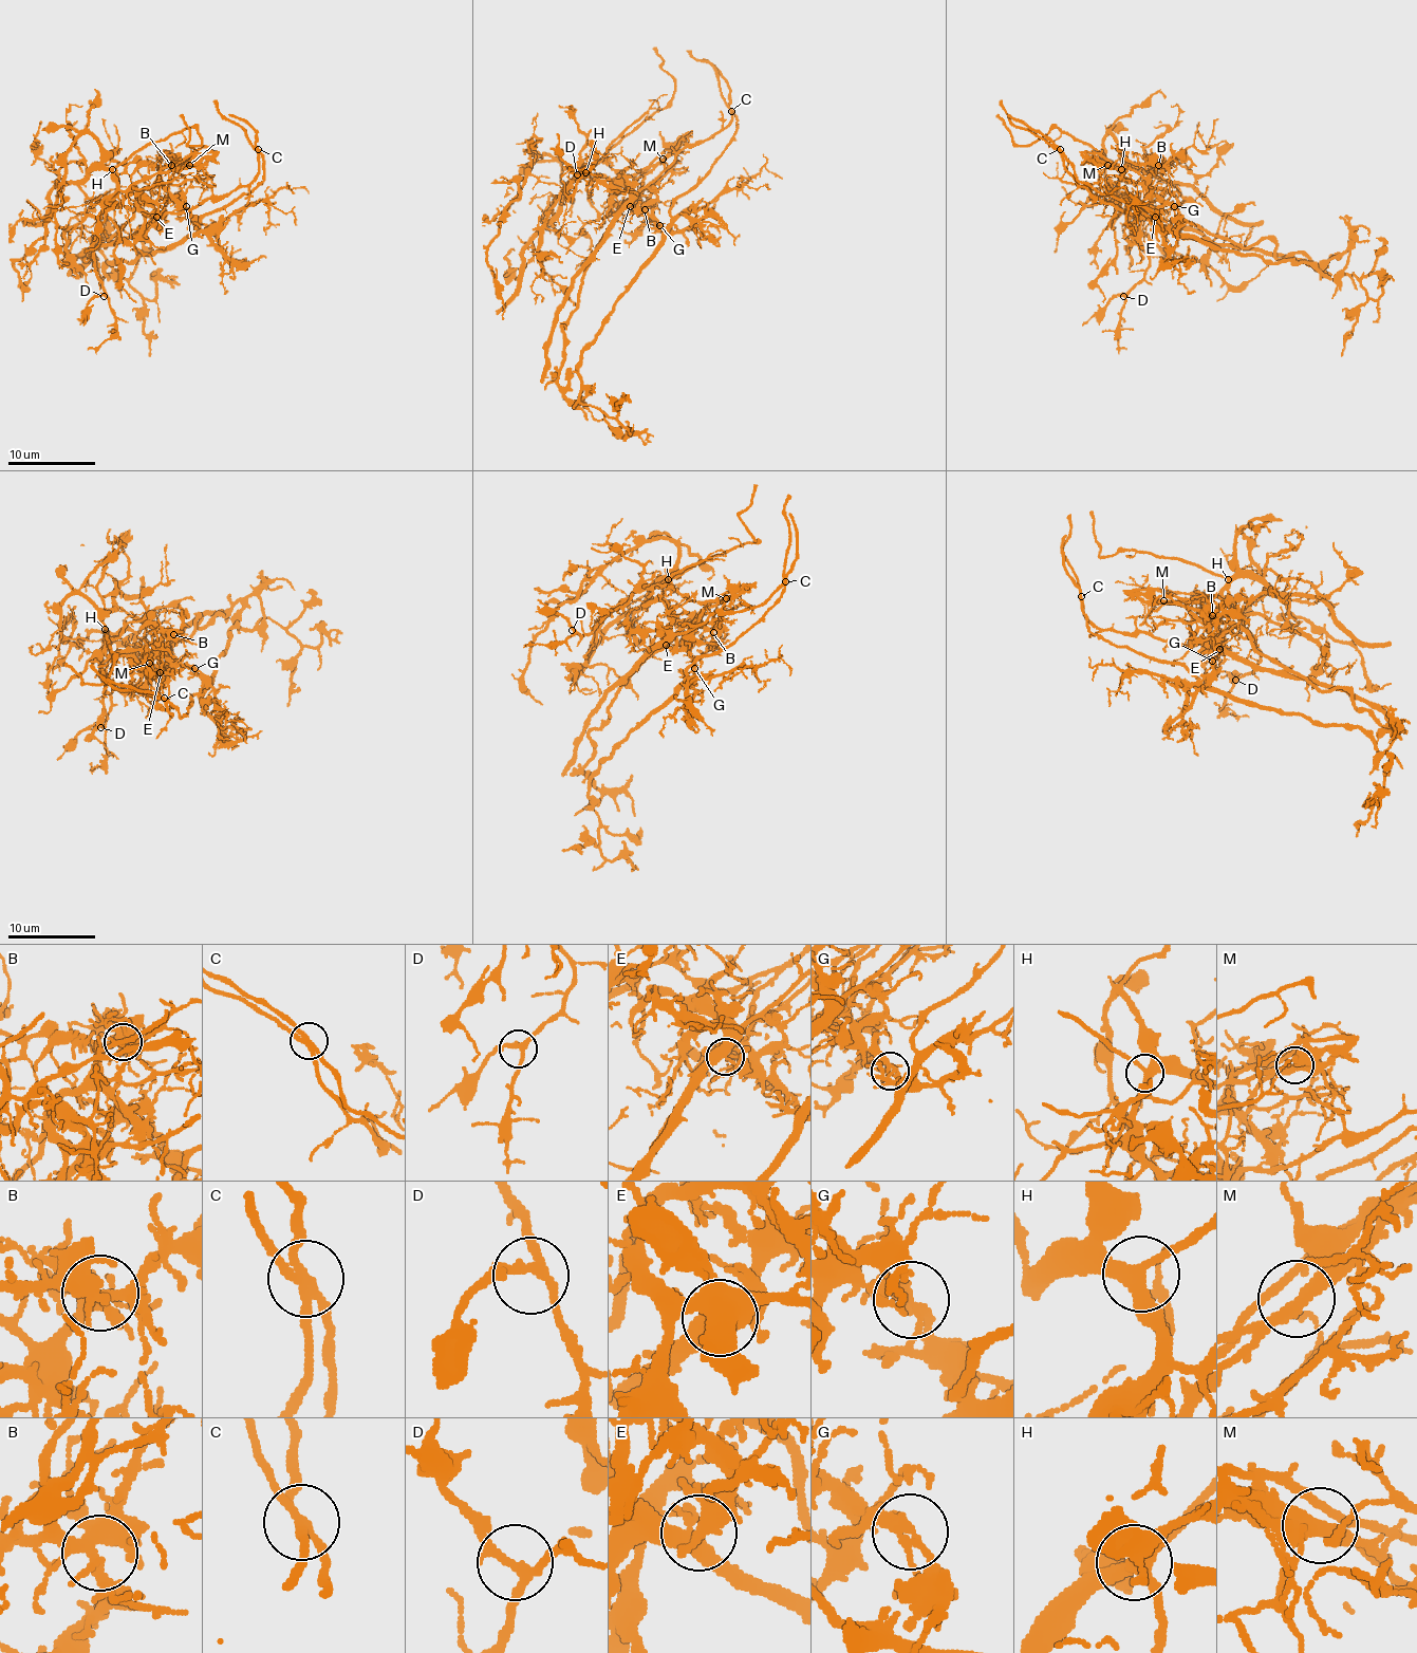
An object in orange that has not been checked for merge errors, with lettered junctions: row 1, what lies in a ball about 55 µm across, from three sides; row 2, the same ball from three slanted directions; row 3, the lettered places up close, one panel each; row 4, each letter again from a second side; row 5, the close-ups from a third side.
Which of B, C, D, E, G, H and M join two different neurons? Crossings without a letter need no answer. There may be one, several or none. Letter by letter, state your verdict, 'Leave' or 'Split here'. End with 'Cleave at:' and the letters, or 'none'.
B: Leave
C: Split here
D: Leave
E: Split here
G: Split here
H: Leave
M: Split here
Cleave at: C, E, G, M

